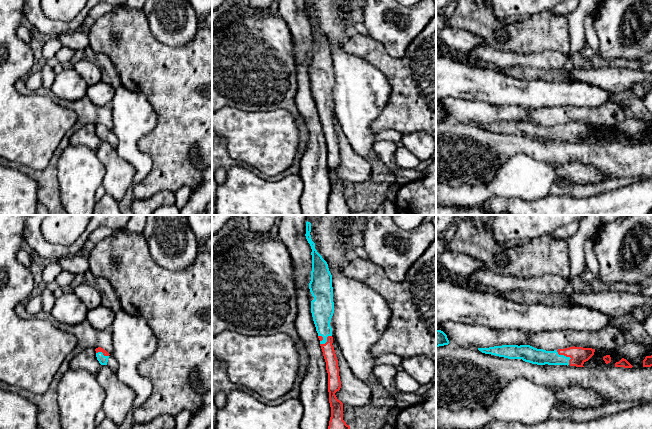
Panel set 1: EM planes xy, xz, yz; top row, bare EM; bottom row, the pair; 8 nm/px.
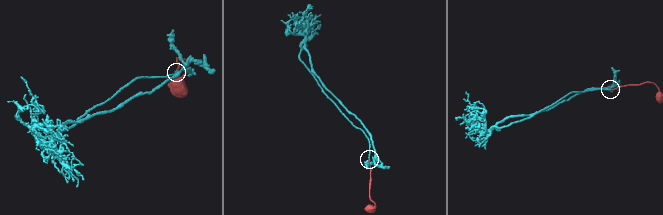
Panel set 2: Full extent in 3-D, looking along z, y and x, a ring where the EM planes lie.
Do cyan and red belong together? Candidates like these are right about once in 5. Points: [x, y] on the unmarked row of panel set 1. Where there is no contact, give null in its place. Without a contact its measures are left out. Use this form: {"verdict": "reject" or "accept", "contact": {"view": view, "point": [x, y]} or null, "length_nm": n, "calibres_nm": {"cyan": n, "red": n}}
{"verdict": "accept", "contact": {"view": "yz", "point": [565, 132]}, "length_nm": 160, "calibres_nm": {"cyan": 130, "red": 140}}

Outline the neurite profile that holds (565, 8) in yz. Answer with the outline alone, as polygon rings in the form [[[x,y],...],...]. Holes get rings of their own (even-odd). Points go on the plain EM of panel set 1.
[[[567,0],[563,3],[556,5],[551,11],[554,15],[567,16],[575,11],[579,5],[580,0]]]

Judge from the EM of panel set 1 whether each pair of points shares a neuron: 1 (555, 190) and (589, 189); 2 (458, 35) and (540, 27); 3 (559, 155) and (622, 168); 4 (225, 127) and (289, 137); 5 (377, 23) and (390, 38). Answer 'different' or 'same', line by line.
1: same
2: different
3: same
4: same
5: same

